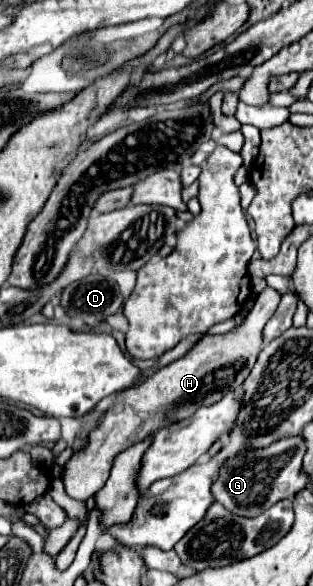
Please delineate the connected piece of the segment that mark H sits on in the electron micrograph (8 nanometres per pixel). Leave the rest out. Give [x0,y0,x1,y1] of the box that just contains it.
[63,286,281,502]

